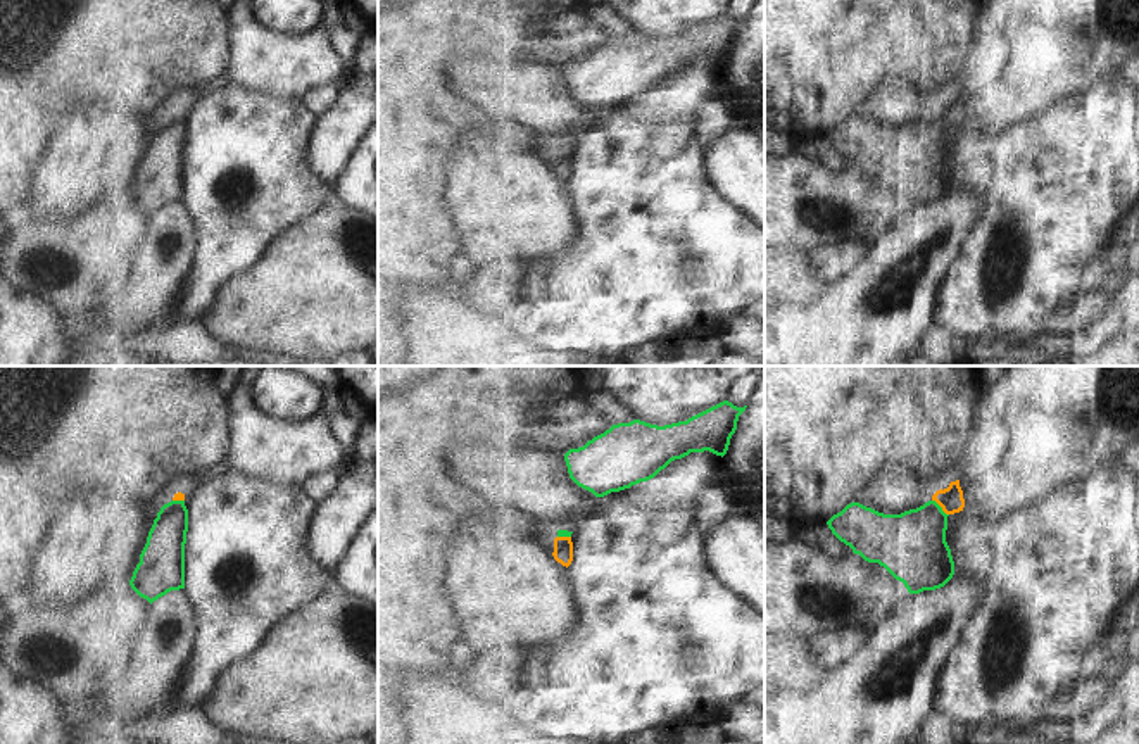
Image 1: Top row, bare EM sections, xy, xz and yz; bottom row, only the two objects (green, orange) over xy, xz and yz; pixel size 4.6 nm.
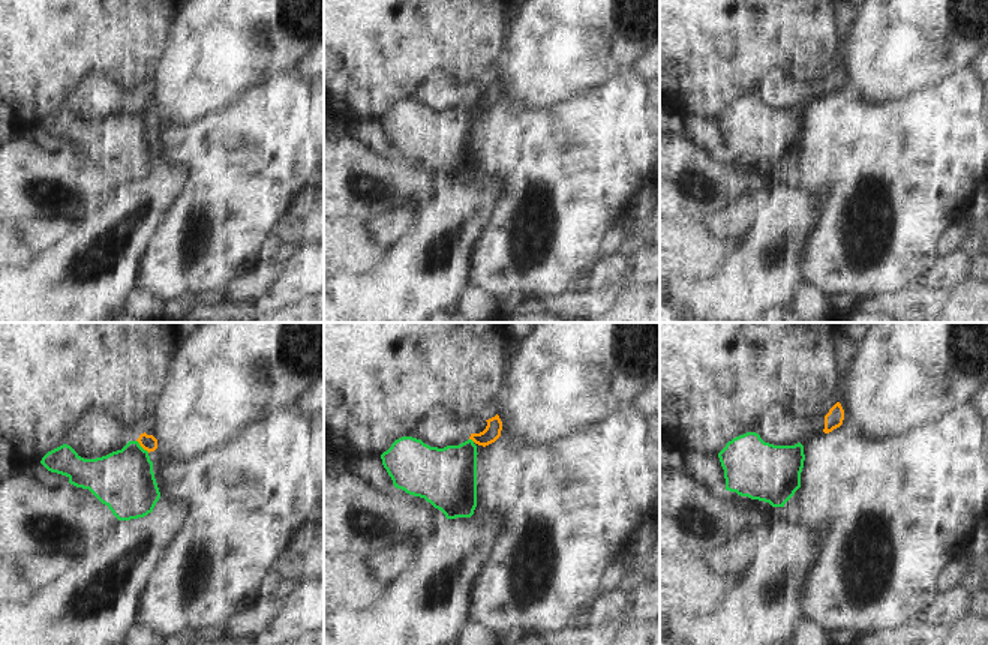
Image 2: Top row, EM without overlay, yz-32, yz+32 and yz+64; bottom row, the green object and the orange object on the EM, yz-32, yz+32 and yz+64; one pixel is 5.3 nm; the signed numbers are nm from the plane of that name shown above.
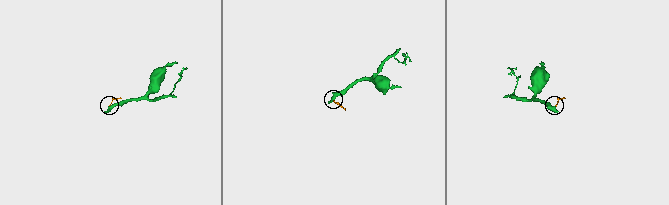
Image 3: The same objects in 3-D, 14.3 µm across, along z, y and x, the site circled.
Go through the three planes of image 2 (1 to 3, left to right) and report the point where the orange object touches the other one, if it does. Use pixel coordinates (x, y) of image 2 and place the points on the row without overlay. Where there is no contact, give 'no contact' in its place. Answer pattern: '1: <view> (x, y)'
1: yz-32 (141, 111)
2: yz+32 (471, 104)
3: no contact

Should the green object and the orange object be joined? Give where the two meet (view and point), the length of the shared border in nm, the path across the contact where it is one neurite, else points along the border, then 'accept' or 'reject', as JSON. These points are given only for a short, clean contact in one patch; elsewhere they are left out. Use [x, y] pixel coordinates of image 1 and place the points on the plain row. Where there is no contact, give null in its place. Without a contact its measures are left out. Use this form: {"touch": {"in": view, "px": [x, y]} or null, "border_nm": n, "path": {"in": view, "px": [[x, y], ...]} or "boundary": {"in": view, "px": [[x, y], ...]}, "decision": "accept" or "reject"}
{"touch": {"in": "yz", "px": [941, 121]}, "border_nm": 110, "boundary": {"in": "yz", "px": [[932, 113], [948, 128]]}, "decision": "reject"}

